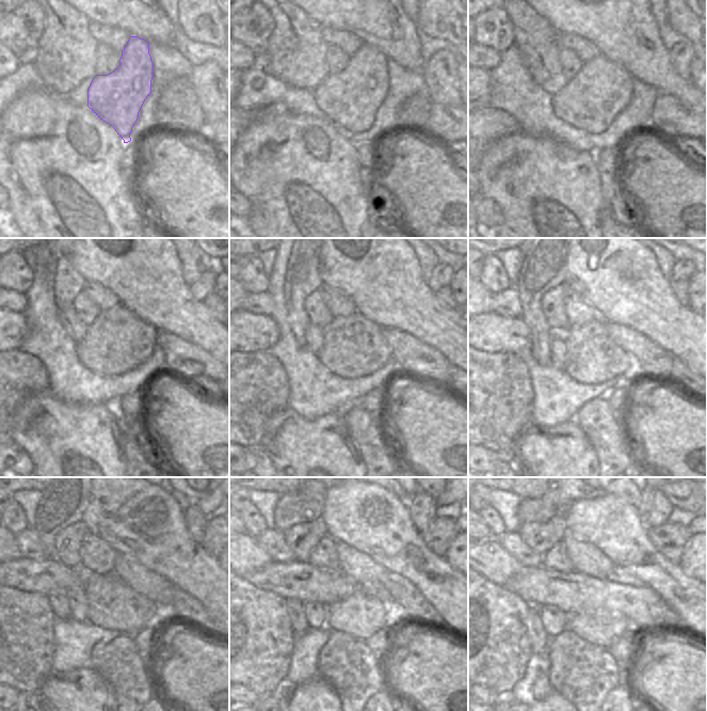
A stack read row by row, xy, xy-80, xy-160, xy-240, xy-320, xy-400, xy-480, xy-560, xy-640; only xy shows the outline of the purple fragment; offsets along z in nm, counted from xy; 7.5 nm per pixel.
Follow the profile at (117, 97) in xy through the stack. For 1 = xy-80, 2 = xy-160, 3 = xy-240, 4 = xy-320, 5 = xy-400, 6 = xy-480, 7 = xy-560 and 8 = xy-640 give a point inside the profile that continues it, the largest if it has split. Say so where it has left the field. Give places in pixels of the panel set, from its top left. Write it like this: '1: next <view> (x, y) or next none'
1: next xy-80 (349, 99)
2: next xy-160 (591, 100)
3: next xy-240 (117, 341)
4: next xy-320 (354, 346)
5: next xy-400 (591, 357)
6: next xy-480 (112, 604)
7: next xy-560 (360, 615)
8: next xy-640 (603, 628)

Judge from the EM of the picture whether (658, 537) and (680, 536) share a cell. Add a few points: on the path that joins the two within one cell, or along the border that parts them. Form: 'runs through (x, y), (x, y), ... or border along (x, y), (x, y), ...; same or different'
runs through (663, 537), (675, 536); same

